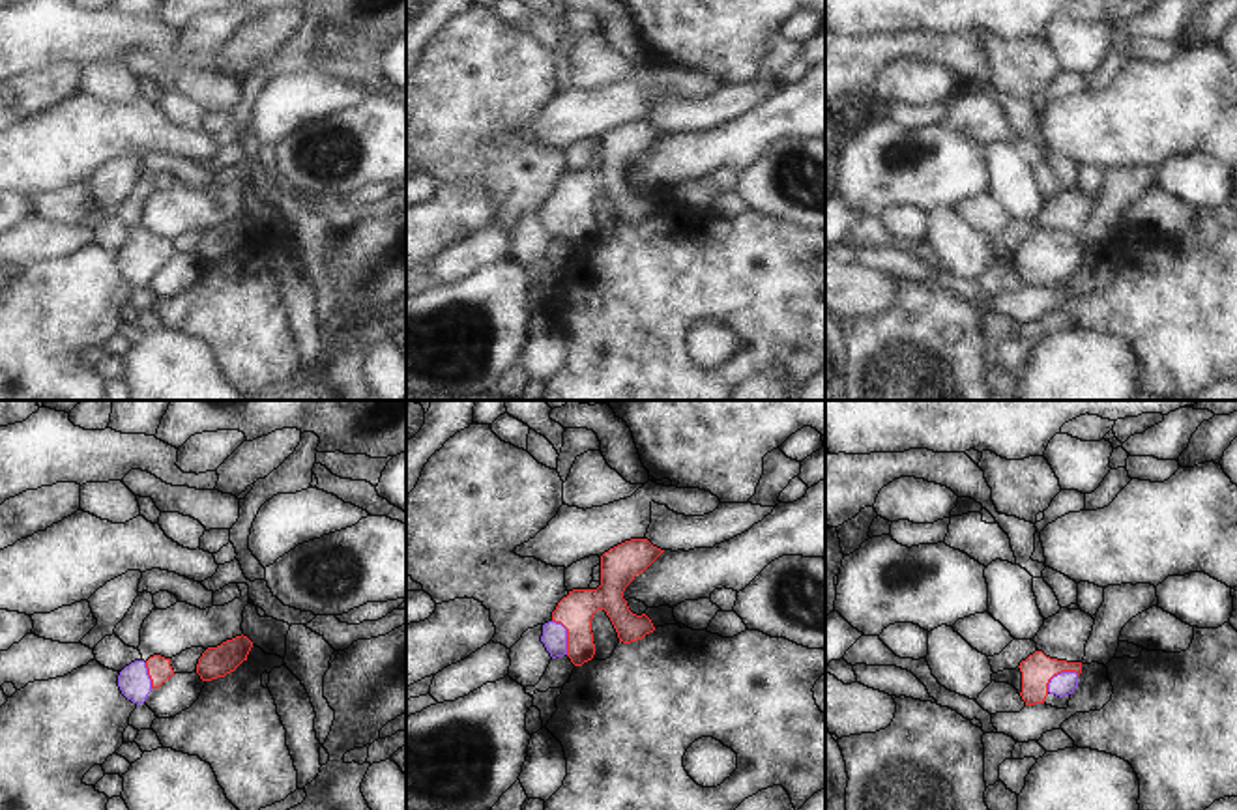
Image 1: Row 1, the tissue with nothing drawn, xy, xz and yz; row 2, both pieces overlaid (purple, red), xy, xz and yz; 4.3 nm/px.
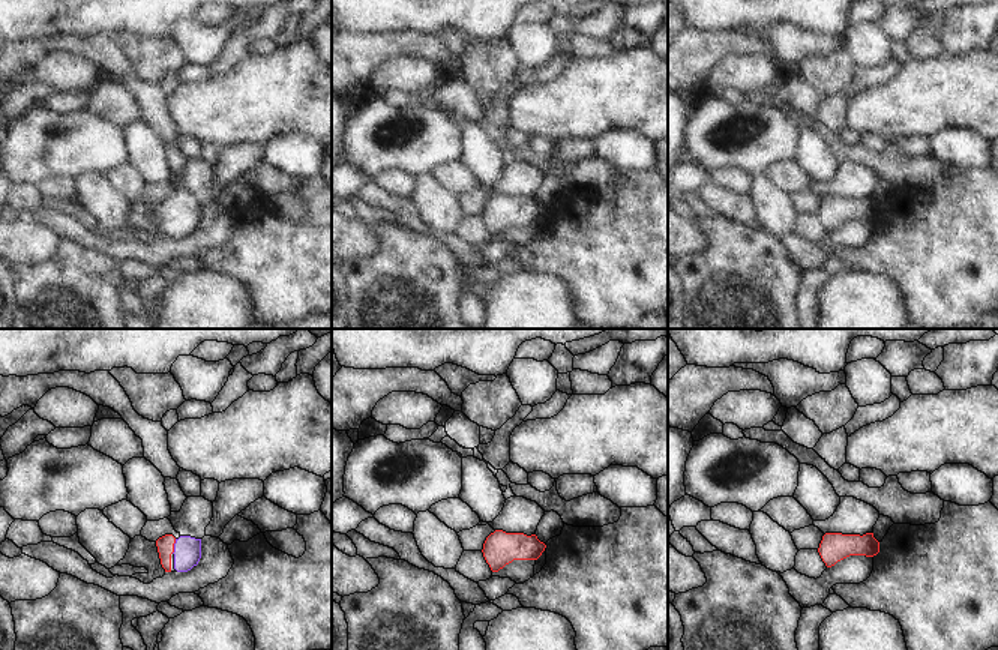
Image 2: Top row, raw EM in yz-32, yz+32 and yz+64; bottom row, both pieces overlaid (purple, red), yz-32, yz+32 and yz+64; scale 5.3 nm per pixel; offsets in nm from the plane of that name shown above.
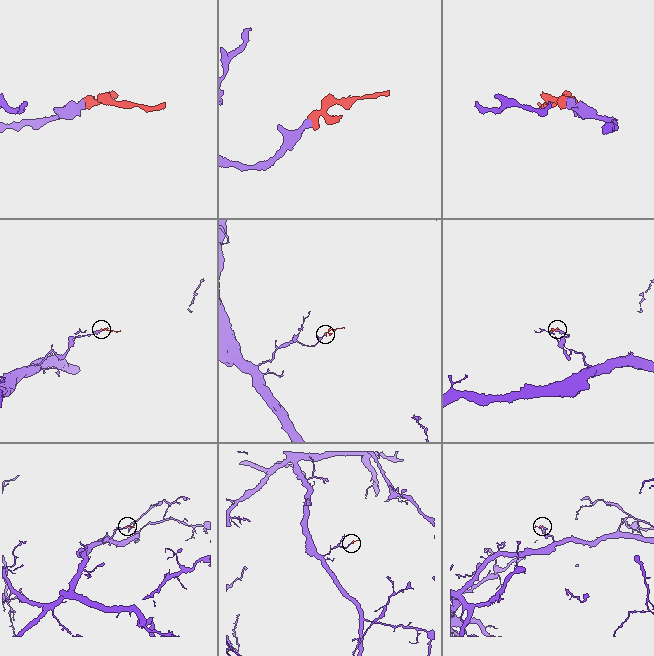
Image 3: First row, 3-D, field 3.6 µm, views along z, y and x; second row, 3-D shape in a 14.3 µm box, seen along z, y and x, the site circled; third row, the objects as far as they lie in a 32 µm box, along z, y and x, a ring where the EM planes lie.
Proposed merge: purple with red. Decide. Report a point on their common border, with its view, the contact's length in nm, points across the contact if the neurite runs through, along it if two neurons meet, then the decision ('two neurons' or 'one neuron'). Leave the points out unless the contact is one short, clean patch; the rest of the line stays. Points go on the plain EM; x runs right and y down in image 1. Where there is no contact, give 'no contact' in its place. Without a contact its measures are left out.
contact yz (1058, 255); length 160 nm; way yz (1063, 264), (1058, 255), (1041, 255), (1037, 251); one neuron

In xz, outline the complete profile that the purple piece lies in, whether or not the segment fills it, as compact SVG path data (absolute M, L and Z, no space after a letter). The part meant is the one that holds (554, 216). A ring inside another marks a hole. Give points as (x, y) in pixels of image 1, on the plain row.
M648 120L625 122L601 137L601 166L597 170L573 170L563 178L552 200L543 206L541 223L552 239L567 236L582 247L595 236L591 200L597 191L610 198L619 223L631 224L653 213L651 200L629 191L625 168L644 153L664 131Z

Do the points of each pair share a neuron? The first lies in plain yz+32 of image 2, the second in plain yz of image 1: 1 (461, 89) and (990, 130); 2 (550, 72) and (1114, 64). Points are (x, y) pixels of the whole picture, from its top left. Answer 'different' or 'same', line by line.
1: same
2: same

